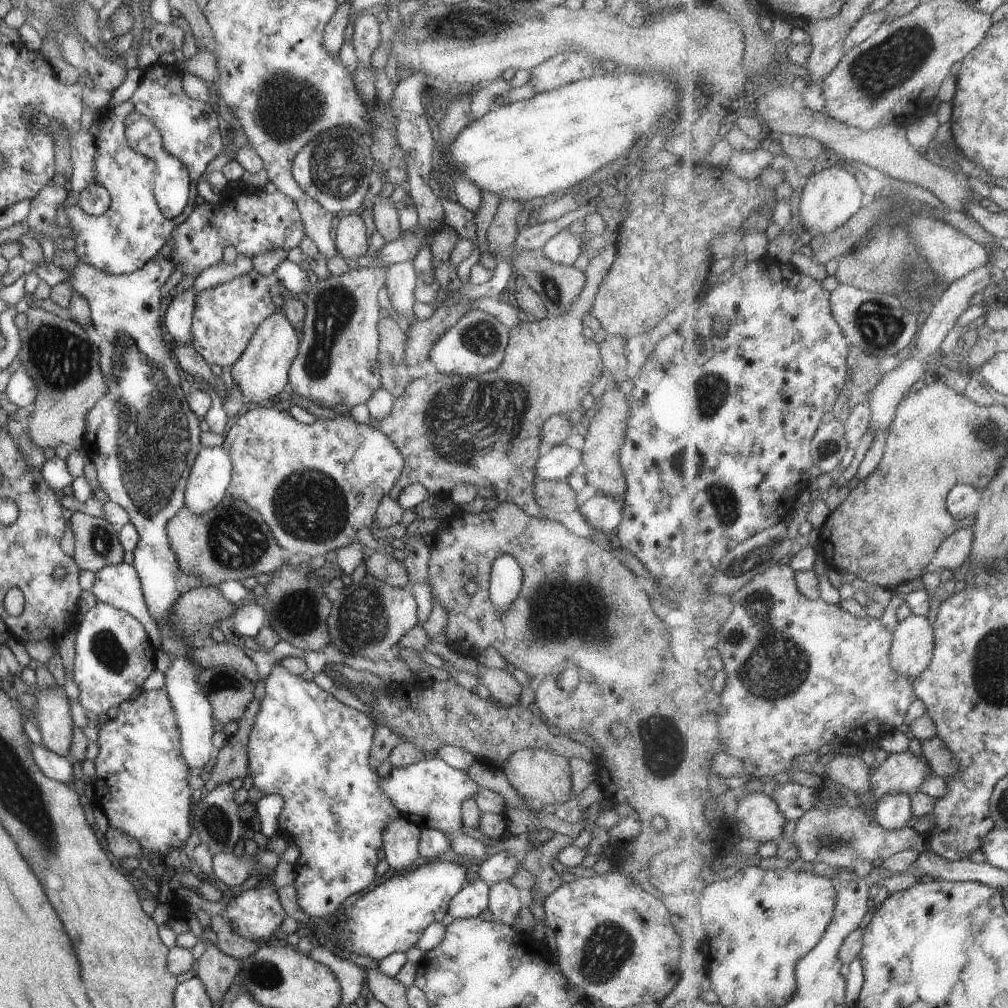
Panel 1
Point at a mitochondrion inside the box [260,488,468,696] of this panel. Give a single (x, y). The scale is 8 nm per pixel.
(362, 620)

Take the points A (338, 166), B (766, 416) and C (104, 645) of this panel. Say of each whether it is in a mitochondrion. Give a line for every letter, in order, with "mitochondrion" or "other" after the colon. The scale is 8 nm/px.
A: mitochondrion
B: other
C: mitochondrion

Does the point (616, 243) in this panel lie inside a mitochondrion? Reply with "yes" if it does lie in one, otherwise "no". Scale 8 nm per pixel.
no

